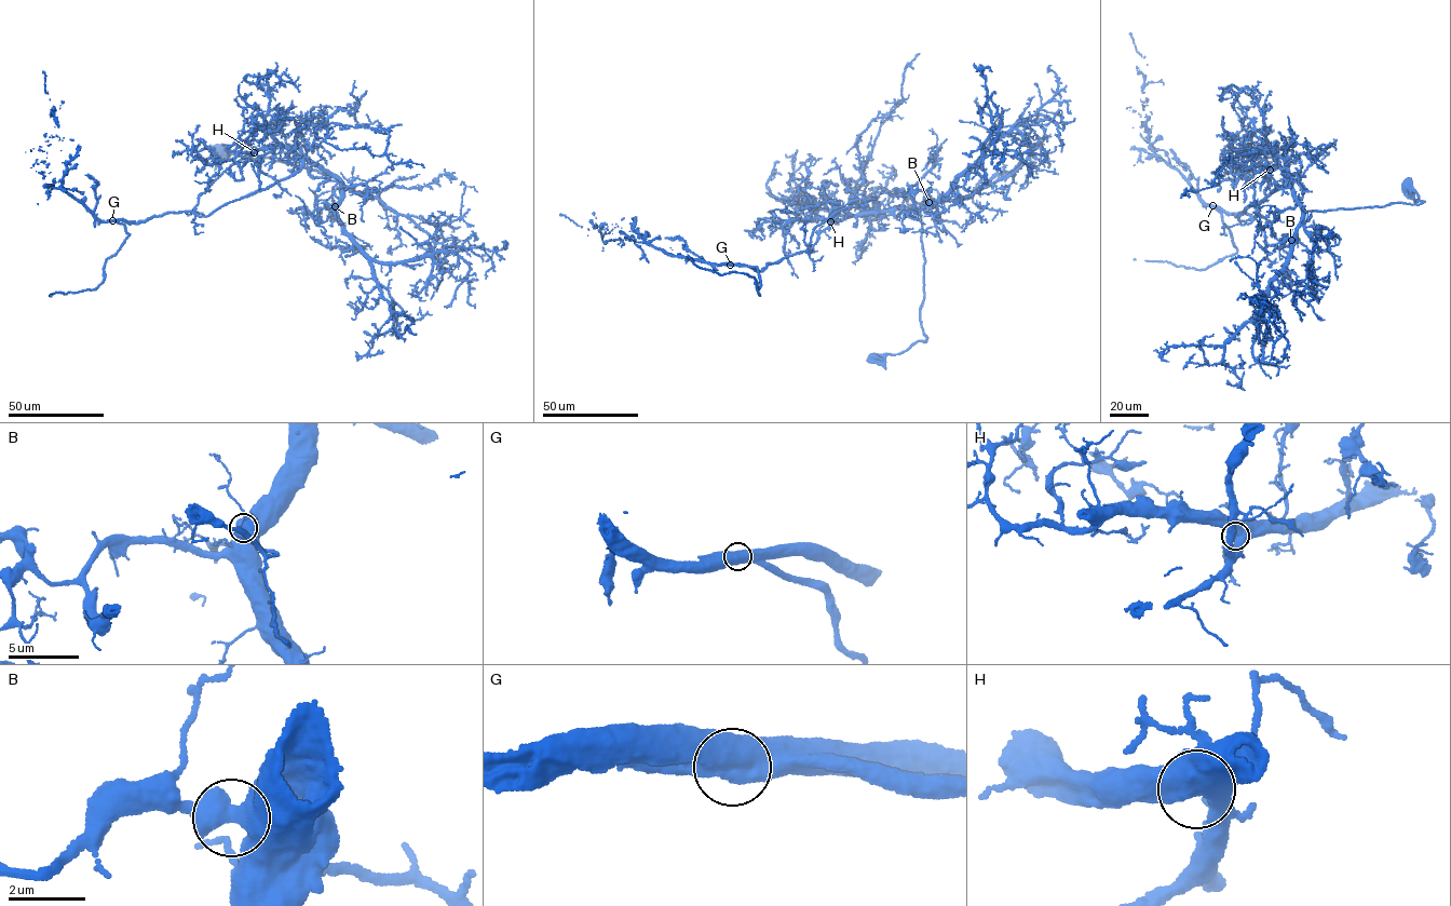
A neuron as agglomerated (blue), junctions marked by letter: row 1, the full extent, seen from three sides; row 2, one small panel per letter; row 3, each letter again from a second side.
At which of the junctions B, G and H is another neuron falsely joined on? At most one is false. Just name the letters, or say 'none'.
G

